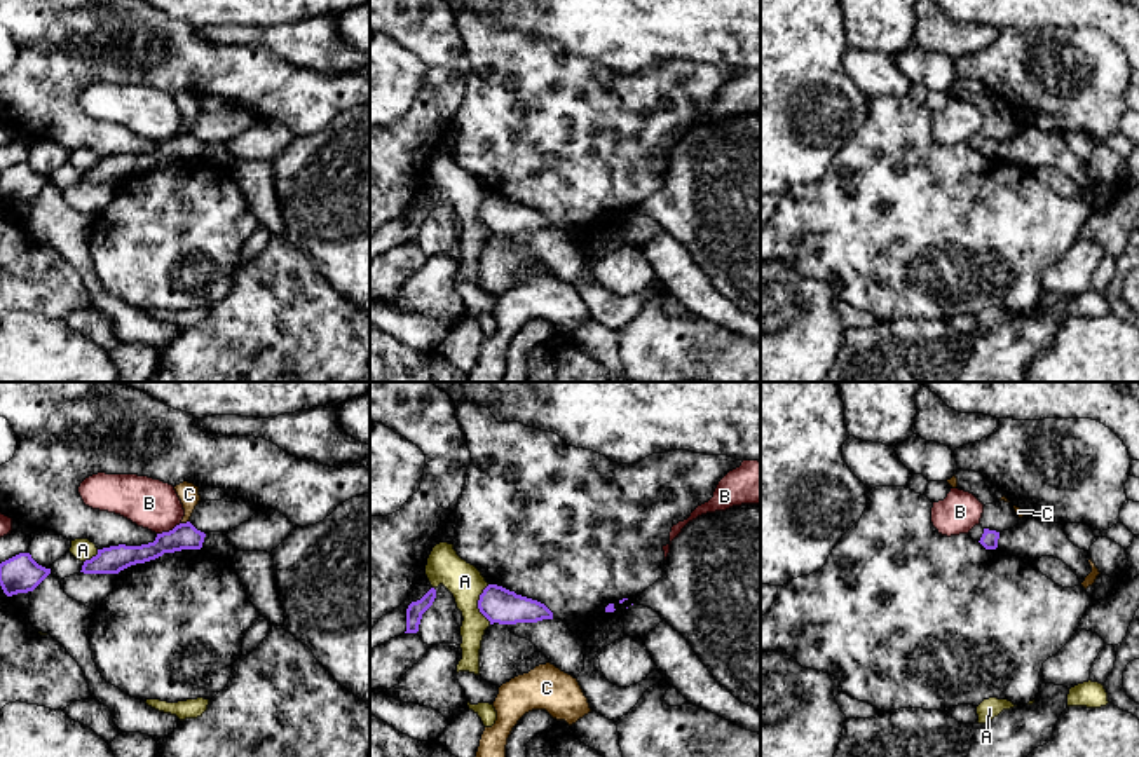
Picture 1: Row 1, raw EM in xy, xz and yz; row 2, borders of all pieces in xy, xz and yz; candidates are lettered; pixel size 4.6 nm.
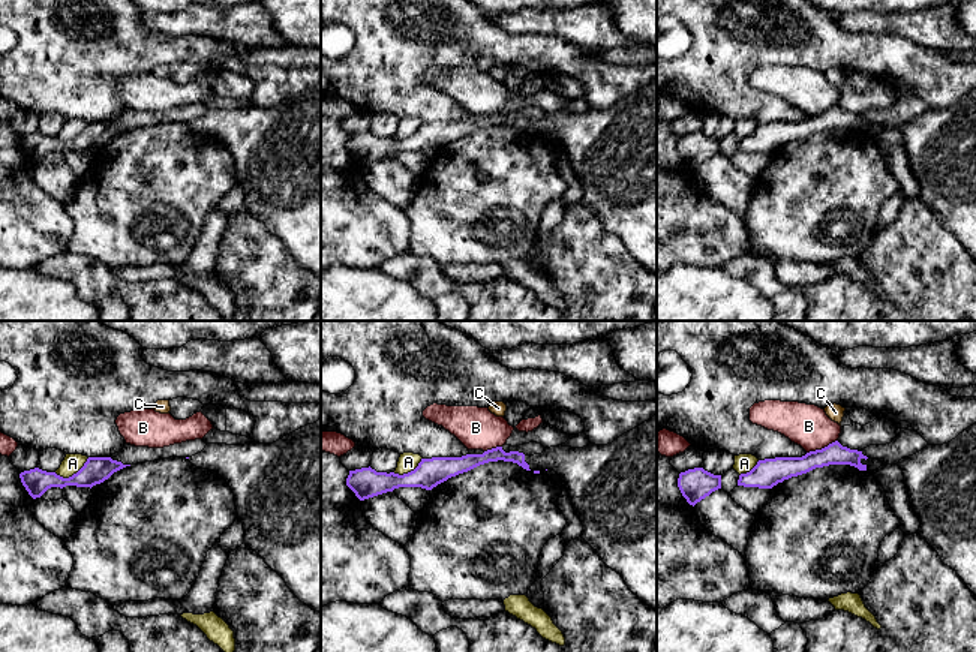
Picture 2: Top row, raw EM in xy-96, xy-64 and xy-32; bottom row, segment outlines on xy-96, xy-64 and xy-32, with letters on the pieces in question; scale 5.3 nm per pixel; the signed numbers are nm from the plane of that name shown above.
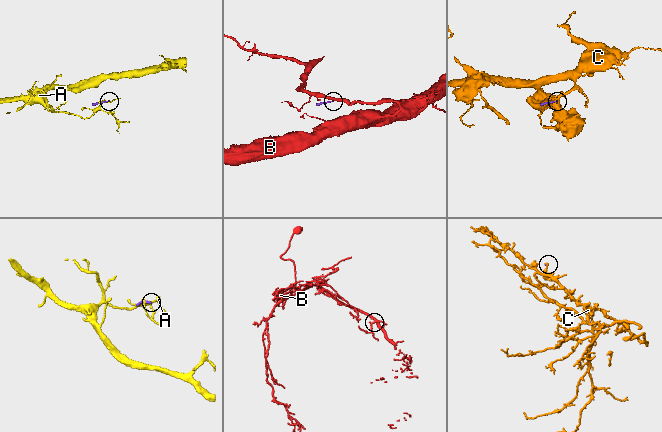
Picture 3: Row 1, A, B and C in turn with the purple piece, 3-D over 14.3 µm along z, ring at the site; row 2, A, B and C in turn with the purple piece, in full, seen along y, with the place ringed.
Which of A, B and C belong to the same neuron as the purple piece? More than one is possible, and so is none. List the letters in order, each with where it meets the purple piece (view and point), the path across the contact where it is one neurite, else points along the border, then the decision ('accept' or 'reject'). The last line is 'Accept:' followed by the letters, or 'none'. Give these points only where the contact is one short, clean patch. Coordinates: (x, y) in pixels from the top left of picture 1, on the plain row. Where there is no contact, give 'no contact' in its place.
A: xz (478, 213) | along xz (487, 194), (480, 204), (478, 220), (491, 232) | reject
B: xy (170, 140) | along xy (180, 131), (157, 143) | reject
C: xy (187, 131) | along xy (189, 129), (182, 133) | reject
Accept: none

